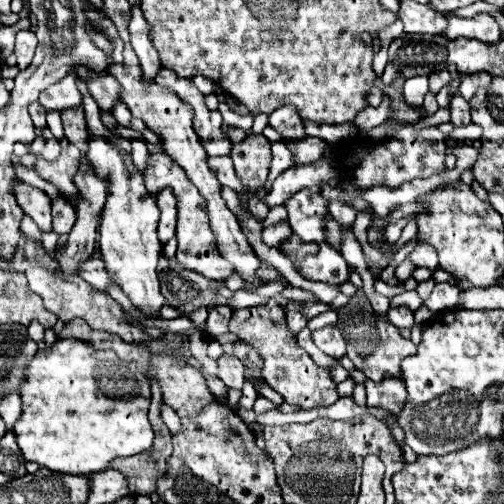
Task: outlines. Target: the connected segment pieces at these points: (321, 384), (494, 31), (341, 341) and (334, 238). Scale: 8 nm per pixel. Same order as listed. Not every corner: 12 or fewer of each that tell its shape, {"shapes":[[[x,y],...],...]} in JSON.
{"shapes":[[[236,310],[230,332],[264,358],[262,376],[302,410],[338,400],[326,368],[294,344],[284,310]],[[488,14],[446,16],[448,40],[500,42],[500,26]],[[336,326],[310,334],[324,354],[340,360],[346,340]],[[330,216],[326,218],[326,238],[330,244],[340,248],[342,230],[336,220]]]}

